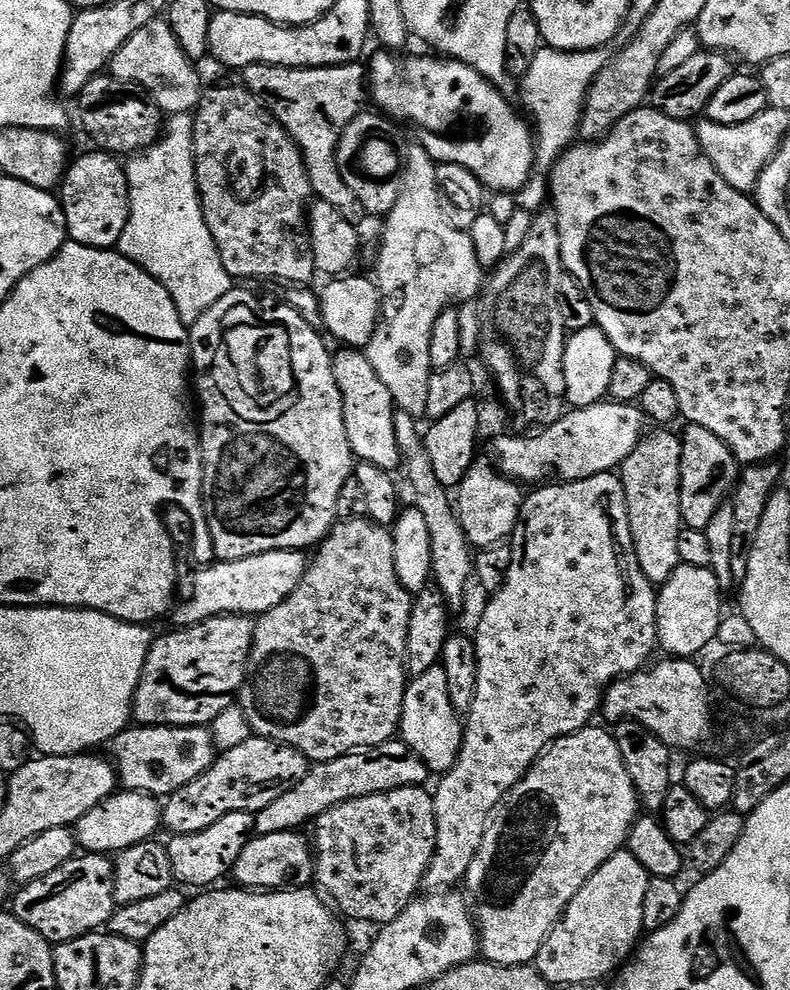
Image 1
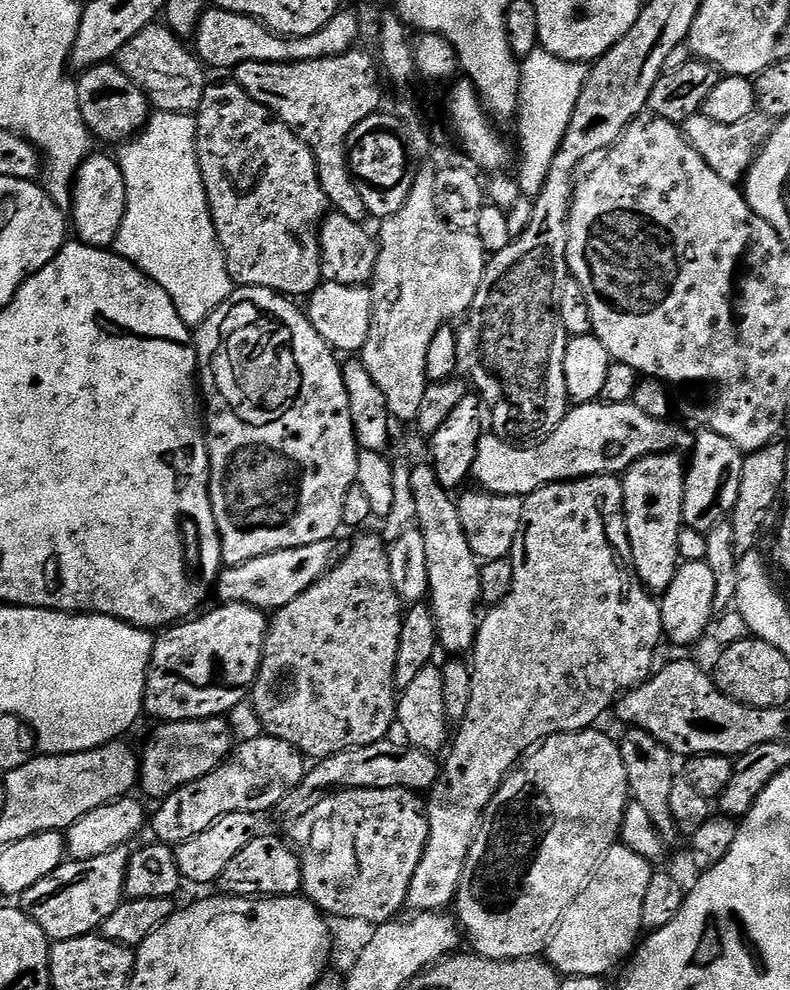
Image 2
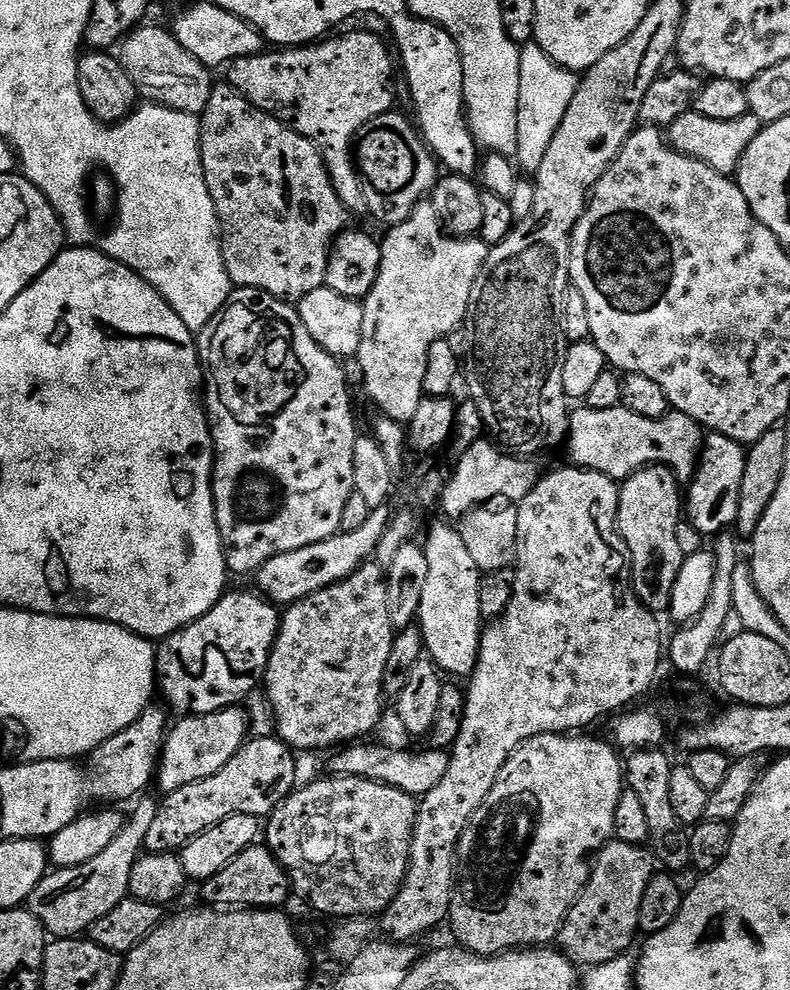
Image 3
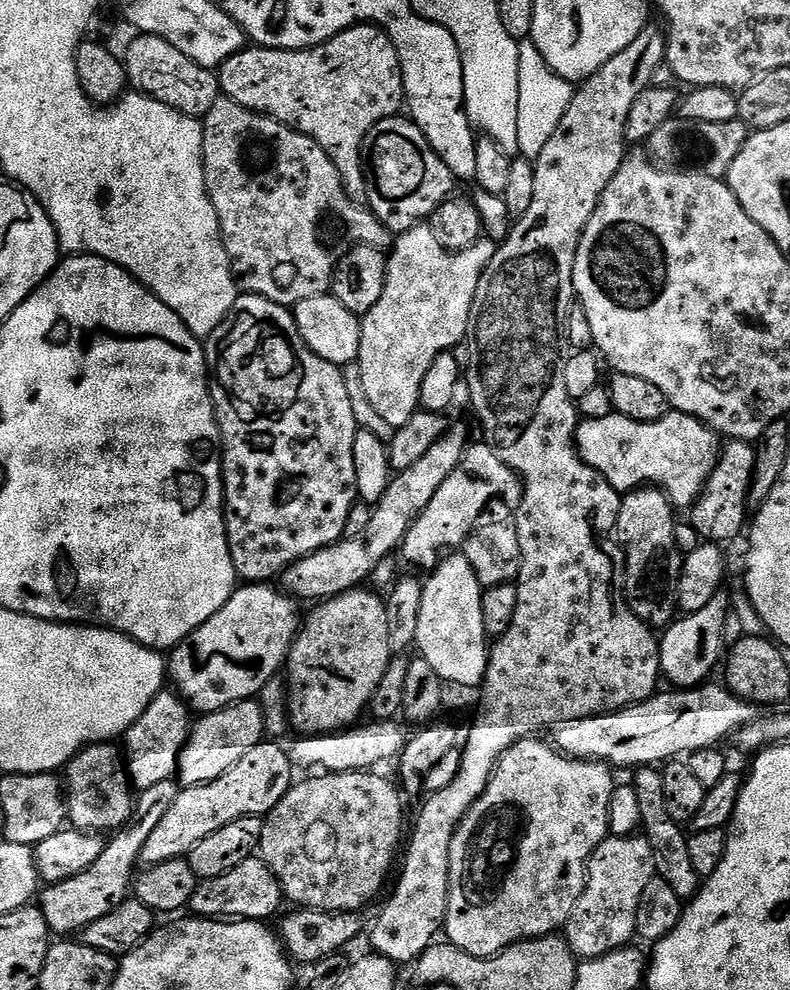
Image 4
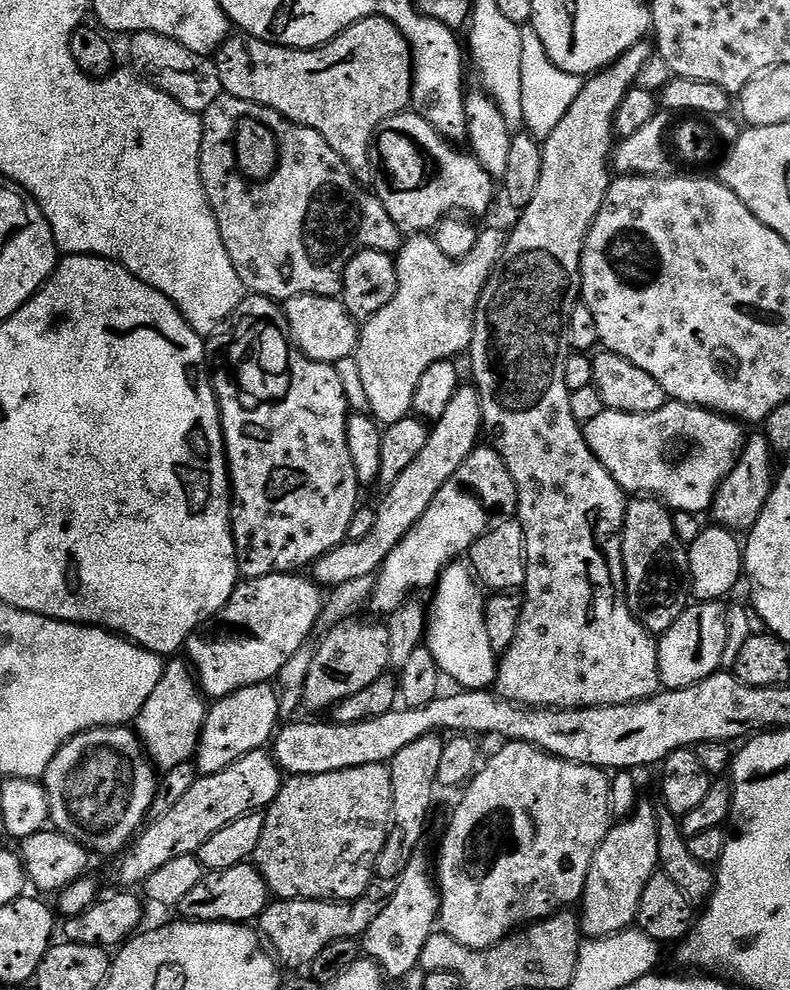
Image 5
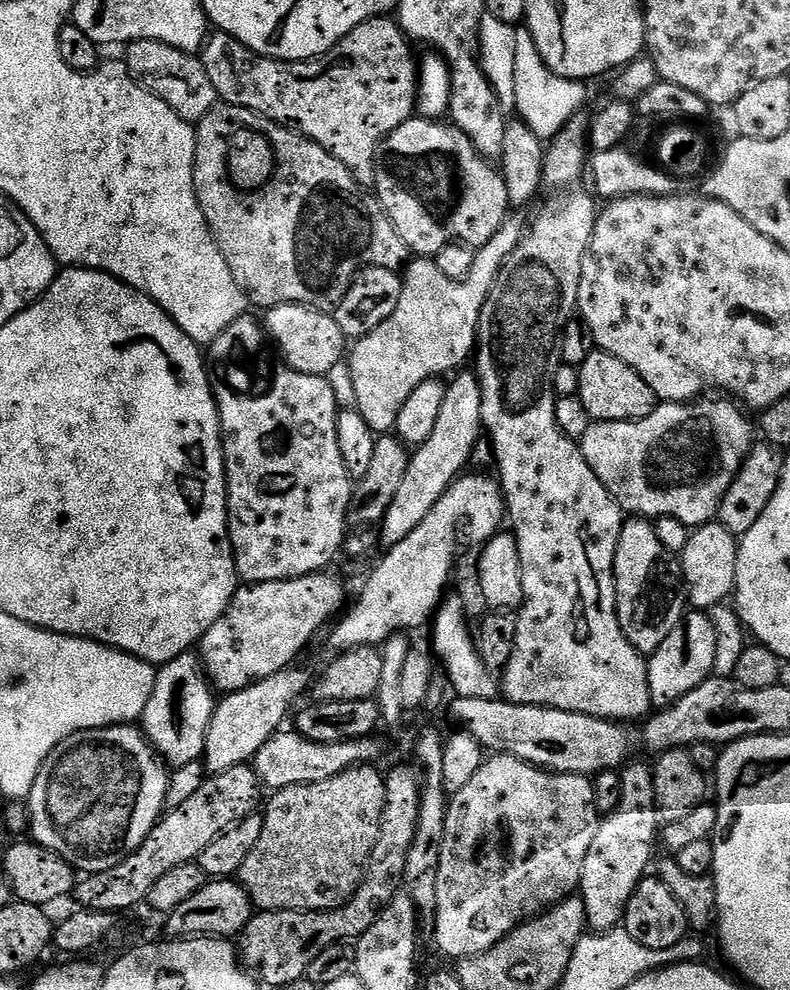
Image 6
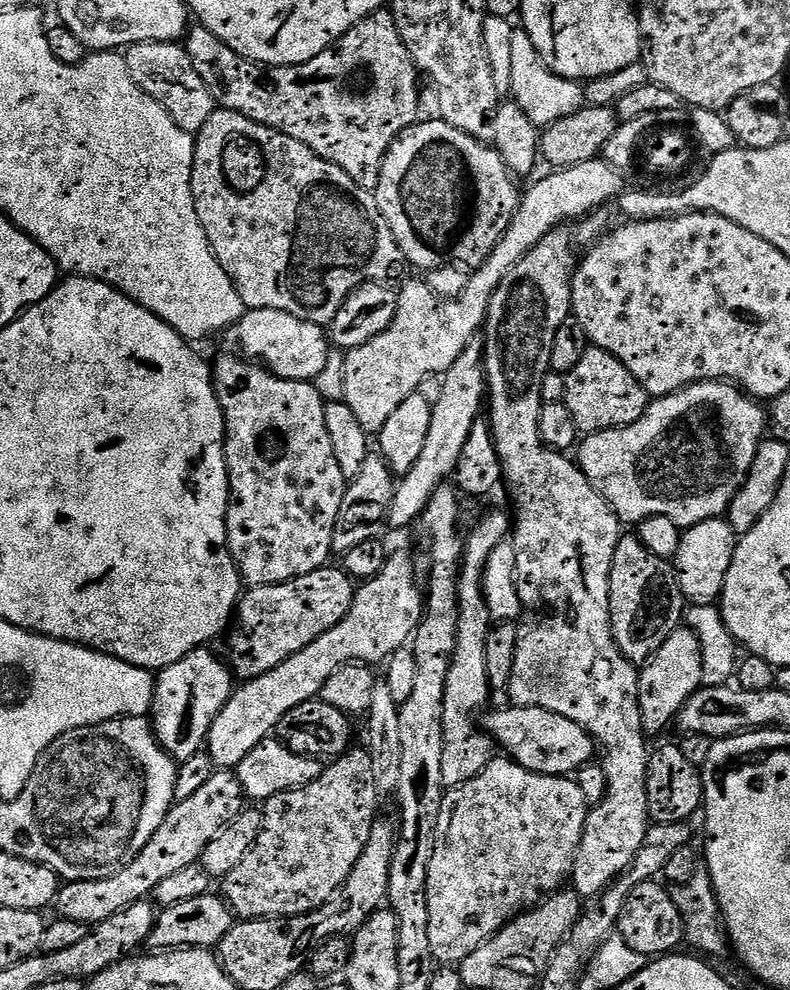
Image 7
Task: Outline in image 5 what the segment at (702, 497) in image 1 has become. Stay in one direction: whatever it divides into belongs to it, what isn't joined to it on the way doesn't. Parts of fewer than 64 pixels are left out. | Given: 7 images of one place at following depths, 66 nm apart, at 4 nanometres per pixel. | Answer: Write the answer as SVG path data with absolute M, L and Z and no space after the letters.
M763 434L747 437L744 451L740 453L736 465L730 470L730 474L716 492L716 497L710 509L710 516L716 519L713 521L719 527L727 529L733 534L751 532L754 522L758 522L758 514L762 514L768 496L772 492L774 483L772 458L774 458L774 451L768 443L768 437Z

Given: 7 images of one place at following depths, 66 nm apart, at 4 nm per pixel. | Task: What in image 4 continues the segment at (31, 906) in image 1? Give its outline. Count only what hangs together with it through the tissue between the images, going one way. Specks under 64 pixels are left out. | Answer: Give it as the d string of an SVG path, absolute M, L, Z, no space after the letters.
M175 779L139 789L131 820L105 843L98 862L94 862L90 870L82 870L82 874L66 878L66 882L49 884L39 893L38 907L46 918L49 933L79 934L86 926L90 926L90 922L98 922L98 918L110 914L110 910L117 908L123 900L129 899L130 889L134 884L134 873L140 864L142 846L146 846L146 838L150 838L154 826L162 822L166 810L174 806L174 798L178 798L180 789L181 785Z

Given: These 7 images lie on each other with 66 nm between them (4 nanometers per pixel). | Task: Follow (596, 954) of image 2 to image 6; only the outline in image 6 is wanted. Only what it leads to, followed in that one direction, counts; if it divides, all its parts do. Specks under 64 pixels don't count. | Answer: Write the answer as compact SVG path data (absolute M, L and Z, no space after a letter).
M631 764L622 772L624 789L620 795L620 806L601 819L598 834L594 834L594 842L590 842L590 854L586 854L586 862L582 866L578 895L586 906L588 928L596 934L609 932L623 921L634 890L649 875L648 867L652 864L656 848L658 852L658 809L652 768Z

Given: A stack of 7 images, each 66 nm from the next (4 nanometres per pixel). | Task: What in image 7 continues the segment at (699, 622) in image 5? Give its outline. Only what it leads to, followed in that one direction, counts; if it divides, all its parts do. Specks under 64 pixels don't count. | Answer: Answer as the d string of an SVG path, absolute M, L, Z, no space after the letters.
M681 626L662 642L655 656L643 665L640 672L640 713L642 726L649 737L656 736L668 728L668 723L679 717L682 706L704 684L702 674L703 646L695 632Z

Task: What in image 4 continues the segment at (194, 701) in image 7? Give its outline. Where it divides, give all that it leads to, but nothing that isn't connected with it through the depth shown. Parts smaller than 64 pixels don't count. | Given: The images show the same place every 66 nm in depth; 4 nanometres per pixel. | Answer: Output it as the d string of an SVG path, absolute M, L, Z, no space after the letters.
M161 690L156 697L150 702L150 706L146 706L146 710L142 714L142 718L138 718L138 722L134 722L128 728L122 737L122 744L132 751L132 760L127 761L126 767L130 777L130 783L133 789L149 788L155 786L157 782L166 782L173 779L177 775L176 766L180 761L180 752L184 749L188 742L188 734L190 731L190 709L179 695L172 690Z

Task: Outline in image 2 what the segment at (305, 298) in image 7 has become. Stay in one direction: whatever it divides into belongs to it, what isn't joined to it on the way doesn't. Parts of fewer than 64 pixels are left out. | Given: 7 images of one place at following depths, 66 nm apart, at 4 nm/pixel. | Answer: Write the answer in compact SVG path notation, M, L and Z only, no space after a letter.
M235 82L229 84L216 84L205 87L204 97L196 116L196 153L198 166L202 174L202 182L208 199L208 209L216 227L216 237L220 240L220 249L224 251L224 261L233 285L250 288L269 288L289 298L307 298L313 290L320 287L322 277L320 274L320 226L330 211L328 196L320 185L320 172L316 169L318 157L307 144L303 144L294 133L283 124L281 120L273 117L266 105L260 103L257 97L250 95L247 90Z

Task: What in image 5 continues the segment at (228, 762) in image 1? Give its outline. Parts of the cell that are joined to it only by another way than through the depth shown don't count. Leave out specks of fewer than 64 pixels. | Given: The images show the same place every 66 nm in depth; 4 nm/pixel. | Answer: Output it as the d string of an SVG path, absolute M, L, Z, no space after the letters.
M267 751L251 752L238 758L226 770L209 776L201 775L189 793L168 812L161 812L137 835L119 861L120 873L116 880L121 889L132 890L142 886L152 874L157 873L168 862L183 856L196 856L200 847L212 835L218 834L230 822L251 812L264 812L278 798L282 773L279 765Z

